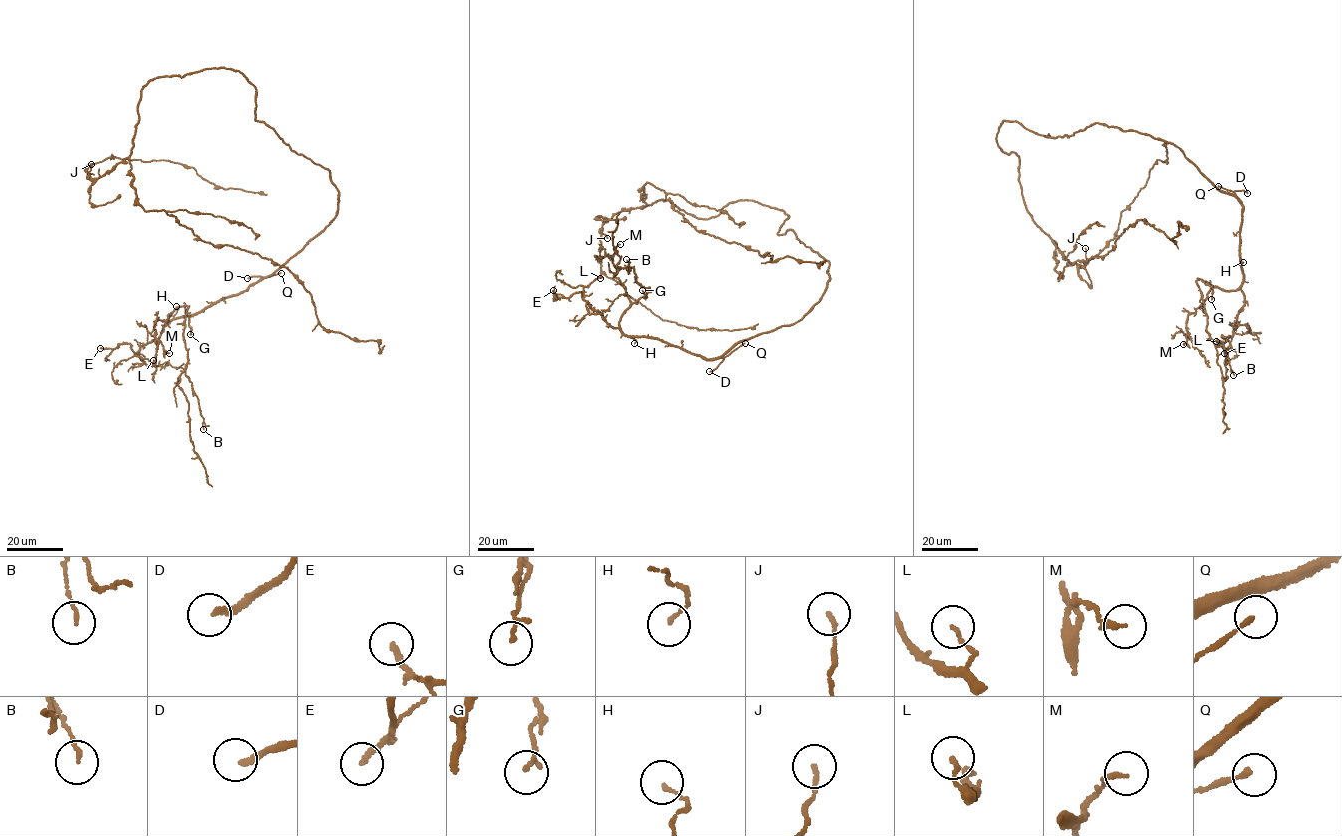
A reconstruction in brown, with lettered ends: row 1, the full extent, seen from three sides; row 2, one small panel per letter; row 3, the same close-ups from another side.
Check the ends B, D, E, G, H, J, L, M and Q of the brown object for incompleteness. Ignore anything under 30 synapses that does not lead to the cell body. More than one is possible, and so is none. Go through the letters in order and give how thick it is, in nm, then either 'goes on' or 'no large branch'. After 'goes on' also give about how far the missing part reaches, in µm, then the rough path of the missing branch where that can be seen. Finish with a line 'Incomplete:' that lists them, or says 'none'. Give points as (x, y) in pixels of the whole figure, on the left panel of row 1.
B: 110 nm thick; no large branch
D: 200 nm thick; goes on; about 70 µm are missing; missing branch runs (247, 278), (191, 236), (159, 231), (107, 235), (108, 239)
E: 190 nm thick; no large branch
G: 80 nm thick; no large branch
H: 120 nm thick; no large branch
J: 130 nm thick; no large branch
L: 120 nm thick; no large branch
M: 170 nm thick; no large branch
Q: 160 nm thick; no large branch
Incomplete: D

